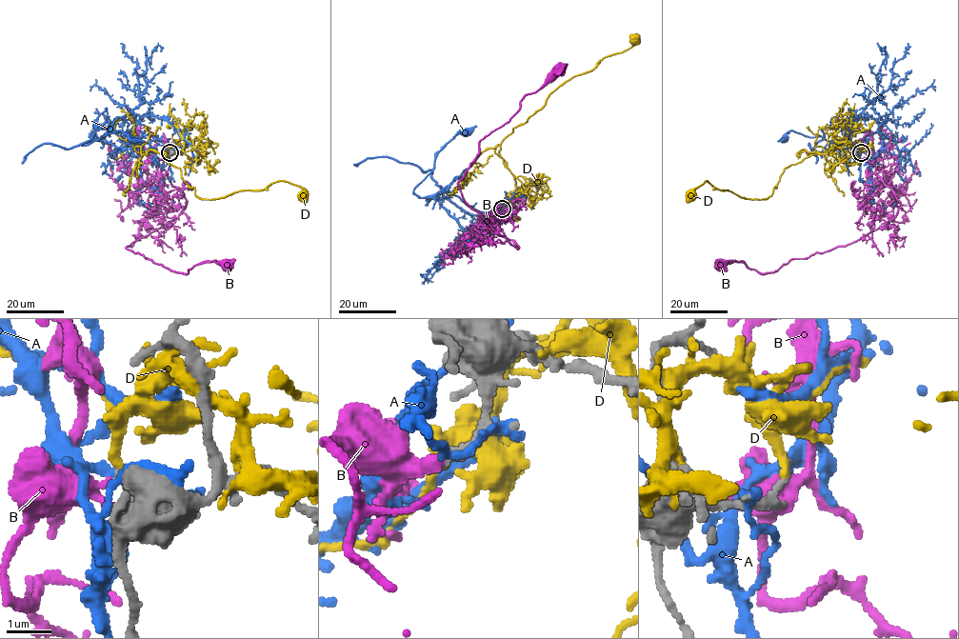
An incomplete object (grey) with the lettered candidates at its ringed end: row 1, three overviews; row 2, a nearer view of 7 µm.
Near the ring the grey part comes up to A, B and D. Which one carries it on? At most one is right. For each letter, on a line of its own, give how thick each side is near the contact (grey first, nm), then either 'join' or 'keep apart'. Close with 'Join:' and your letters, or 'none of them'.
A: calibres 170 and 140 nm; keep apart
B: calibres 240 and 240 nm; join
D: calibres 170 and 220 nm; keep apart
Join: B

